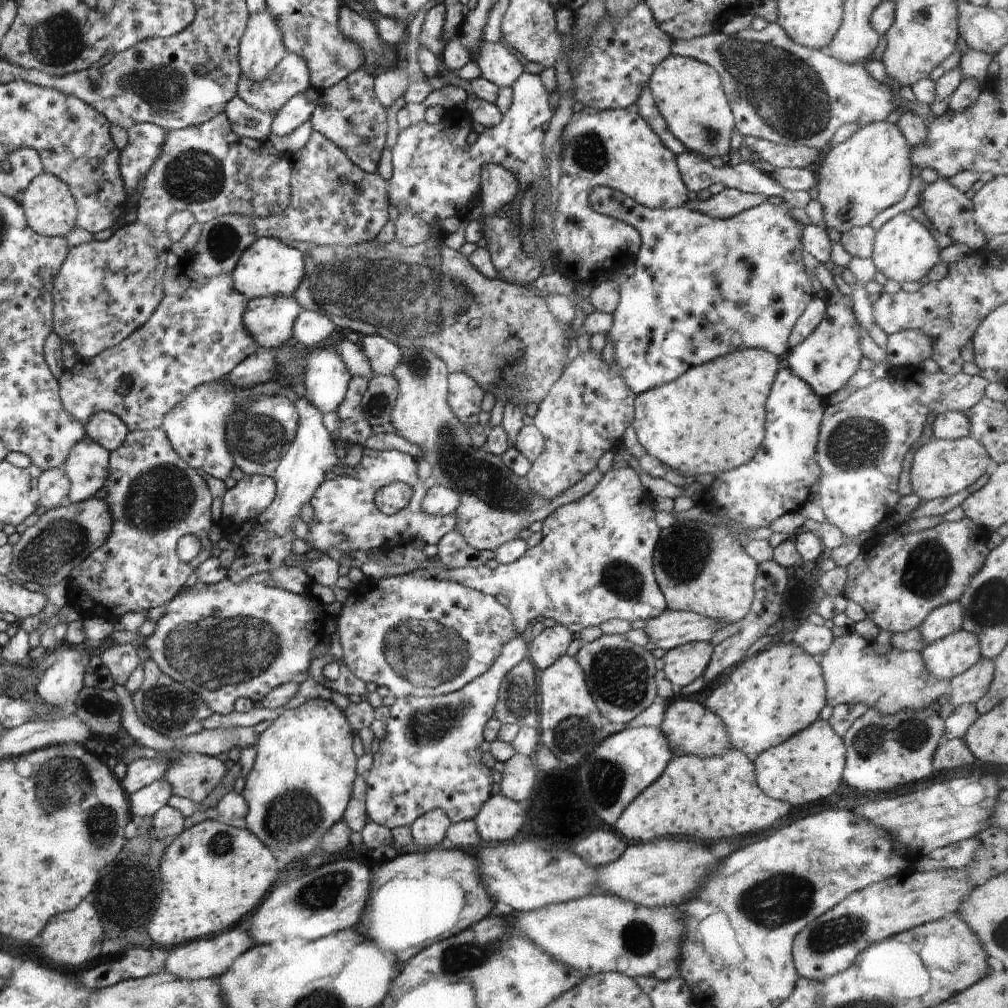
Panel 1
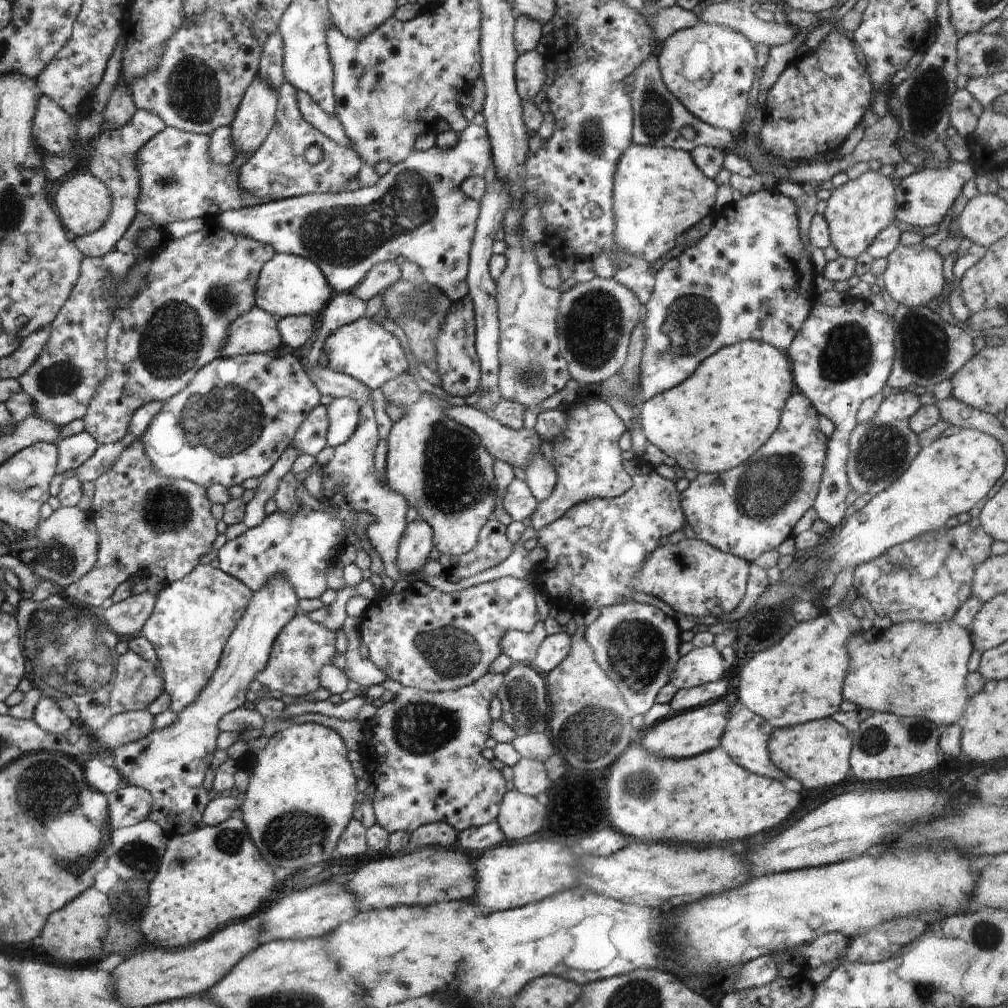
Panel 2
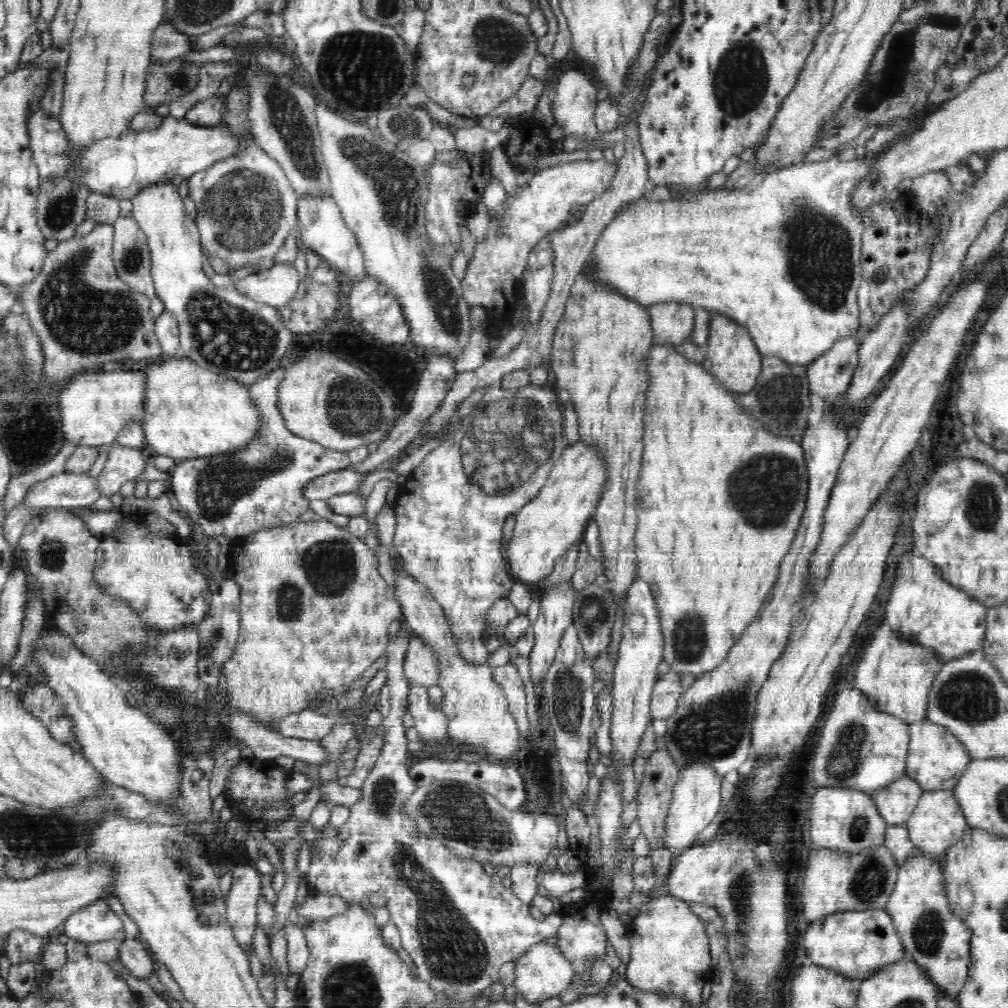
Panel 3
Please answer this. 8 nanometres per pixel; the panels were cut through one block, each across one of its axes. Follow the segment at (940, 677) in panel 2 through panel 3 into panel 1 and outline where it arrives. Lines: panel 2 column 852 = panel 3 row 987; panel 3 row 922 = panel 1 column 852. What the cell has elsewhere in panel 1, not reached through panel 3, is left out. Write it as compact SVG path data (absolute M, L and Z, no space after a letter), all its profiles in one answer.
M849 628L840 636L833 637L828 650L820 656L818 661L822 667L825 680L827 704L832 708L839 704L862 703L868 709L891 715L904 709L918 710L926 707L936 707L940 702L947 699L950 694L950 681L934 676L926 668L921 652L899 651L892 648L889 651L879 651L874 648L872 641L862 637L858 629Z

